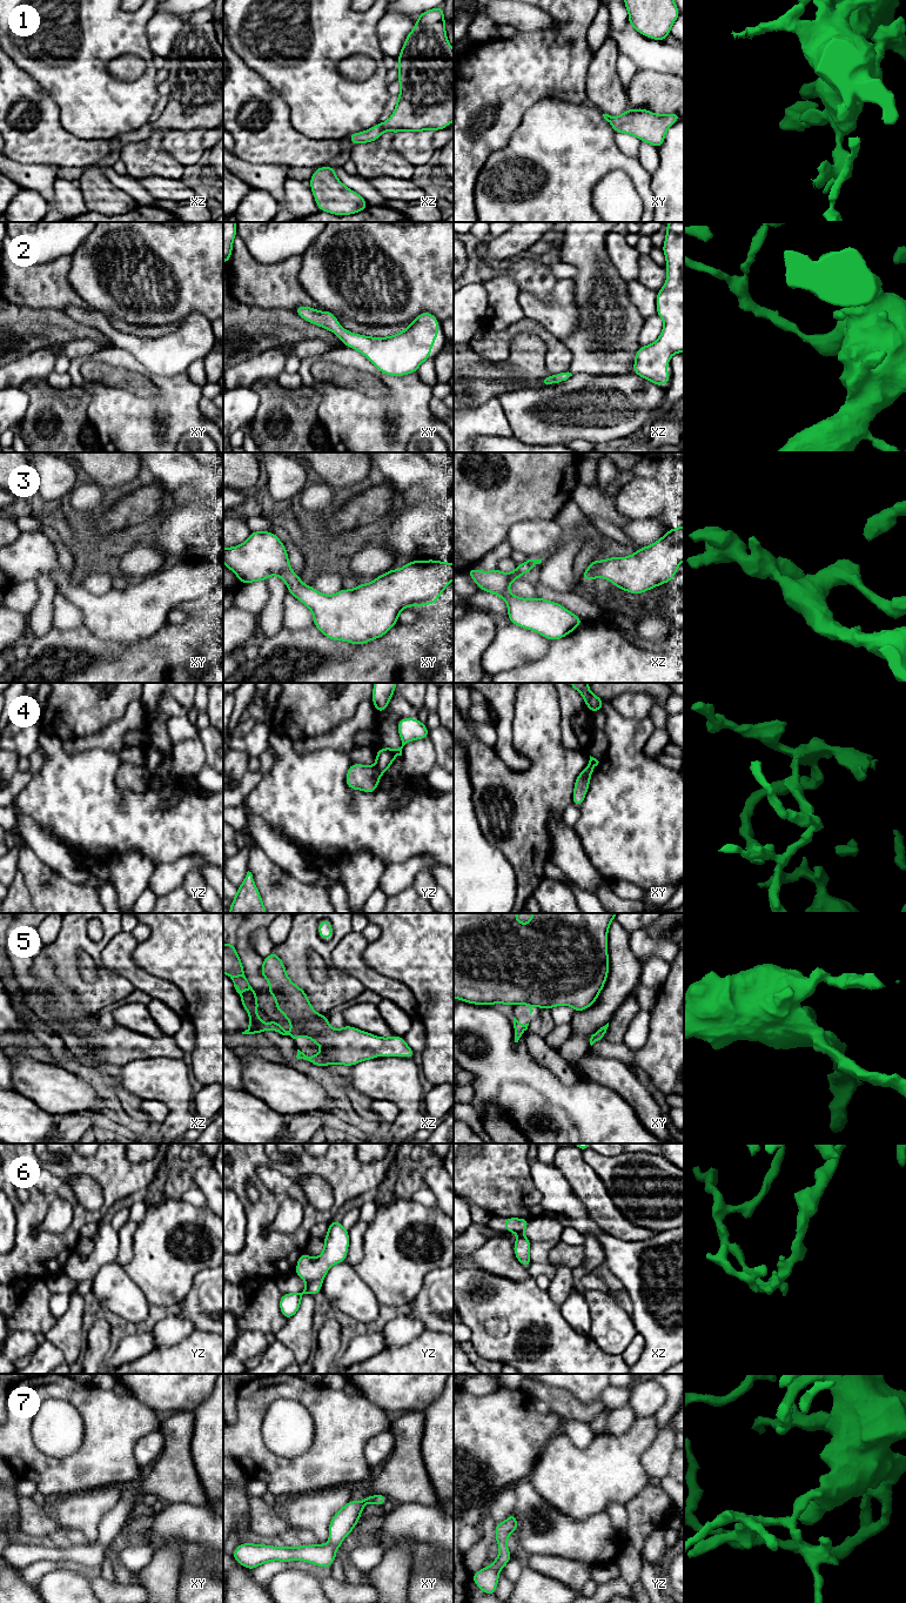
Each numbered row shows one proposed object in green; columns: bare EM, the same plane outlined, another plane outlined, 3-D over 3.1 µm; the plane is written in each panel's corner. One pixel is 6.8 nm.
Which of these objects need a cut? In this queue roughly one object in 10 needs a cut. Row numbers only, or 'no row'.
4, 5

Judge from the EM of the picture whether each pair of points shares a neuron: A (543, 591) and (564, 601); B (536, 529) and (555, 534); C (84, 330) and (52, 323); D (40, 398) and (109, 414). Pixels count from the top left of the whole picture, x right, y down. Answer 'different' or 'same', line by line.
A: same
B: same
C: same
D: different

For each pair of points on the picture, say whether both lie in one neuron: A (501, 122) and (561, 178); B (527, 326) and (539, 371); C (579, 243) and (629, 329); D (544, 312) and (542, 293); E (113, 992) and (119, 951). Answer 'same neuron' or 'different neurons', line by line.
A: different neurons
B: different neurons
C: same neuron
D: different neurons
E: different neurons

